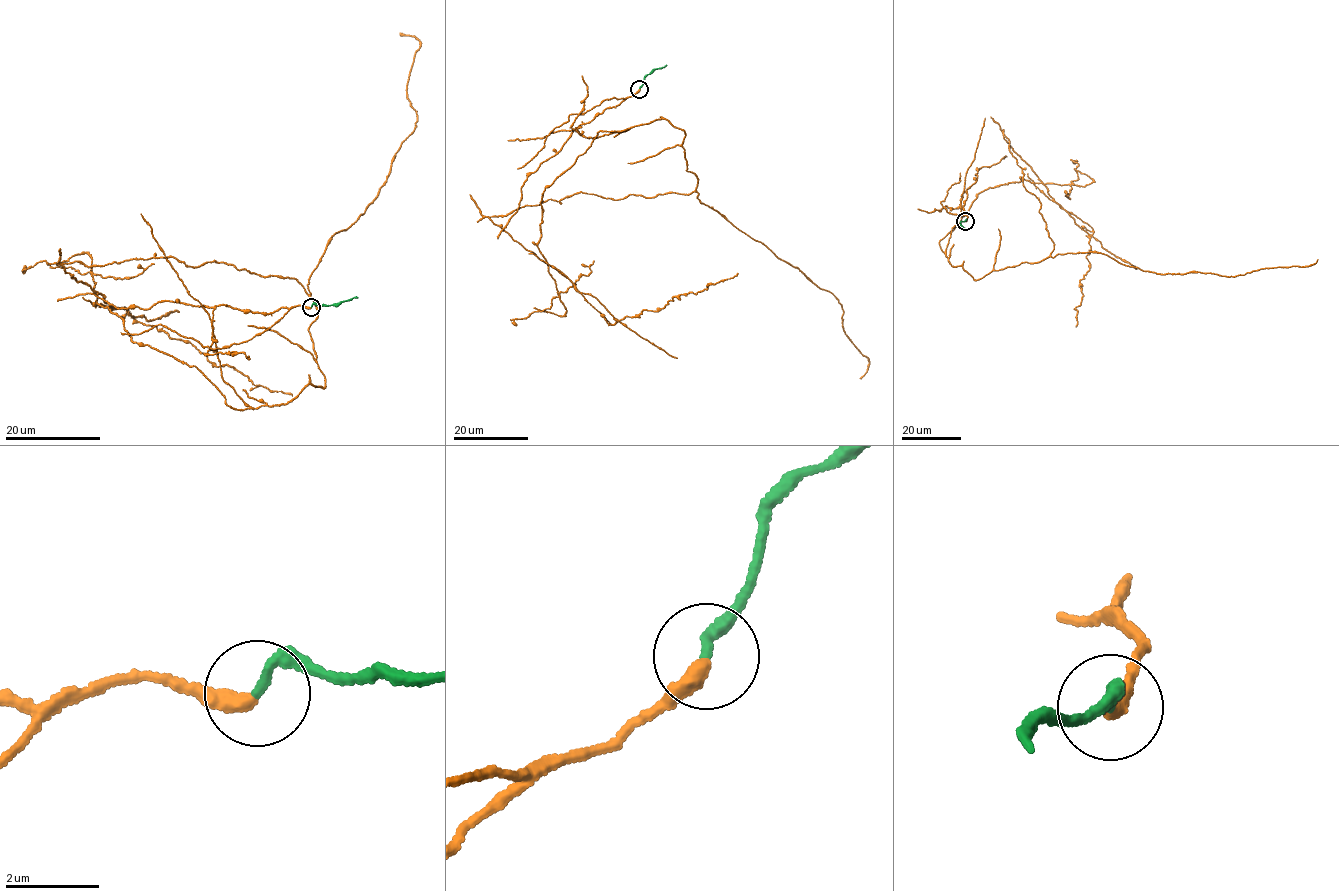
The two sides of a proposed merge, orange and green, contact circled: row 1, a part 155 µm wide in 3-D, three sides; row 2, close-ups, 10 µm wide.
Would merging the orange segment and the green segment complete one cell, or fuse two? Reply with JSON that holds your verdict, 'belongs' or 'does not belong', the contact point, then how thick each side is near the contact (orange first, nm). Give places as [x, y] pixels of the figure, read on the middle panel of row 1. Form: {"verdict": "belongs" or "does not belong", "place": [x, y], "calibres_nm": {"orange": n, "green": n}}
{"verdict": "does not belong", "place": [639, 89], "calibres_nm": {"orange": 360, "green": 200}}

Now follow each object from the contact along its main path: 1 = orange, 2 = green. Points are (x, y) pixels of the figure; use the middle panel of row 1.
1: (640, 89), (575, 128), (596, 138), (664, 118), (684, 131), (697, 199), (835, 296), (869, 362), (859, 378)
2: (640, 88), (647, 74), (666, 65)

